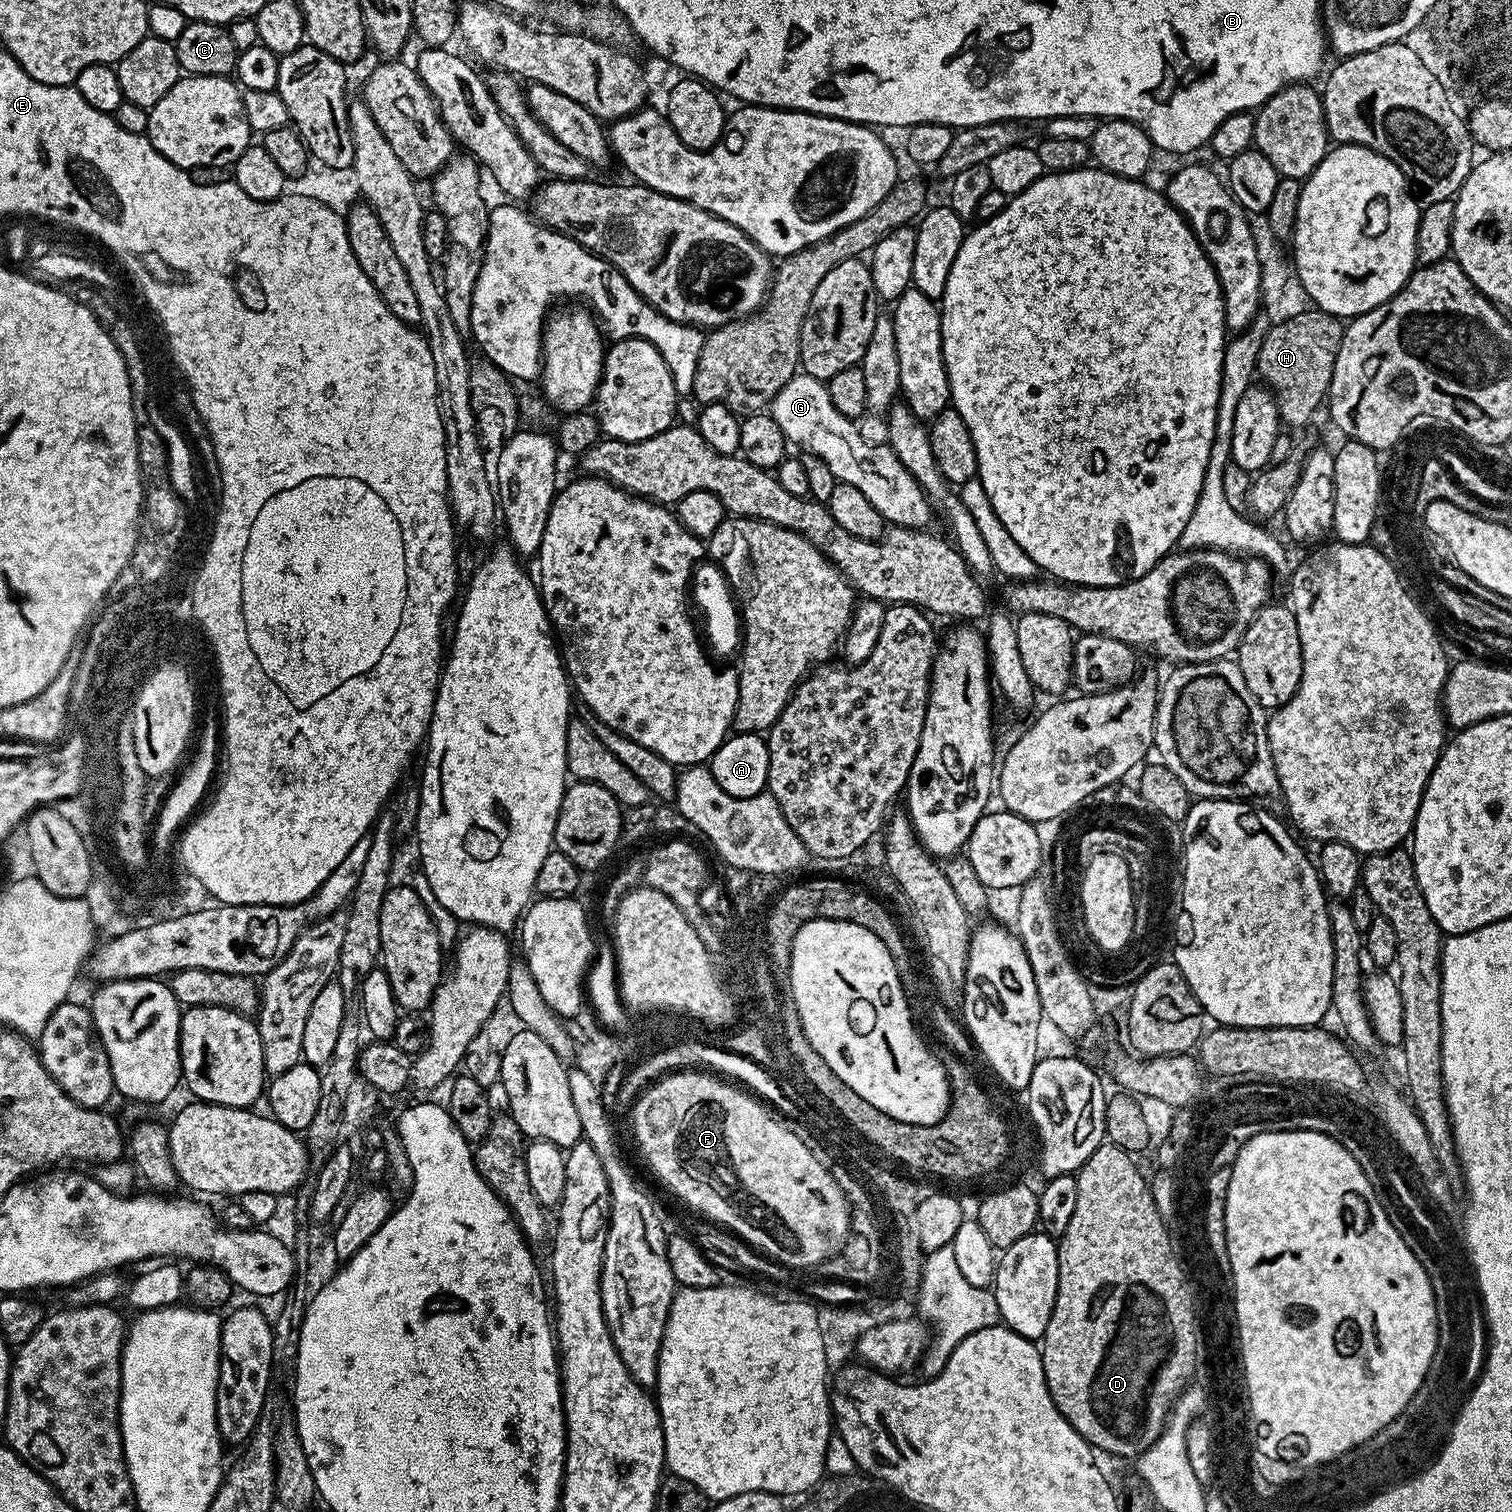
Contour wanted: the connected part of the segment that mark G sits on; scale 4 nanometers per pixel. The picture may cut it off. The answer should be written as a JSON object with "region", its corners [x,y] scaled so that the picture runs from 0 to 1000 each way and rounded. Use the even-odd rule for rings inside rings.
{"region":[[[531,247],[524,249],[511,264],[509,274],[516,282],[519,292],[524,293],[524,291],[532,296],[532,300],[544,303],[544,306],[549,308],[549,313],[552,313],[555,319],[570,324],[575,335],[578,335],[578,337],[581,337],[581,340],[588,347],[609,351],[616,347],[614,346],[618,344],[618,337],[602,311],[594,306],[587,293],[576,294],[571,291],[568,284],[563,281],[565,280],[562,276],[554,274],[552,266],[549,266],[546,252]]]}

